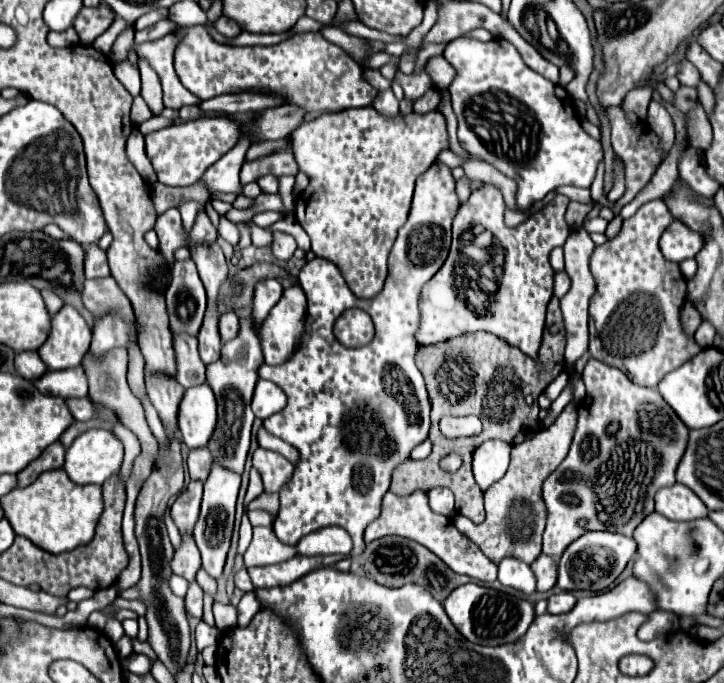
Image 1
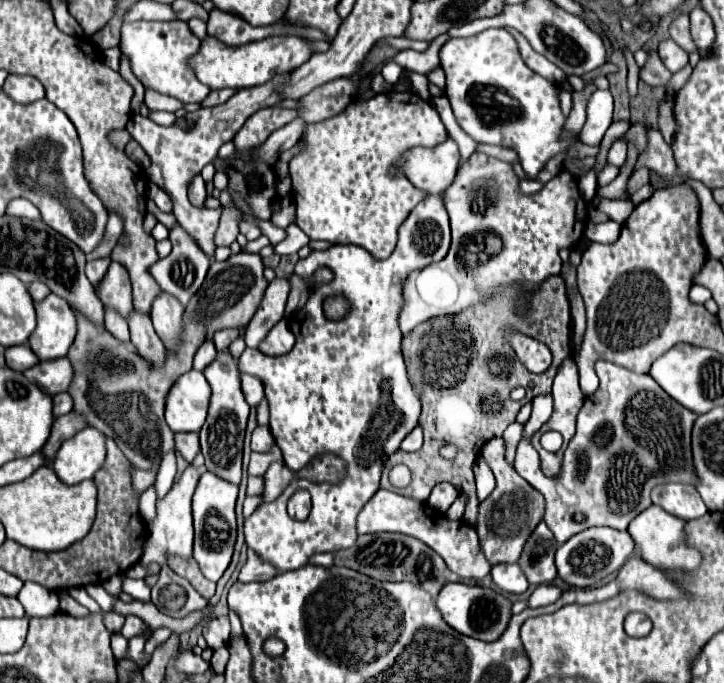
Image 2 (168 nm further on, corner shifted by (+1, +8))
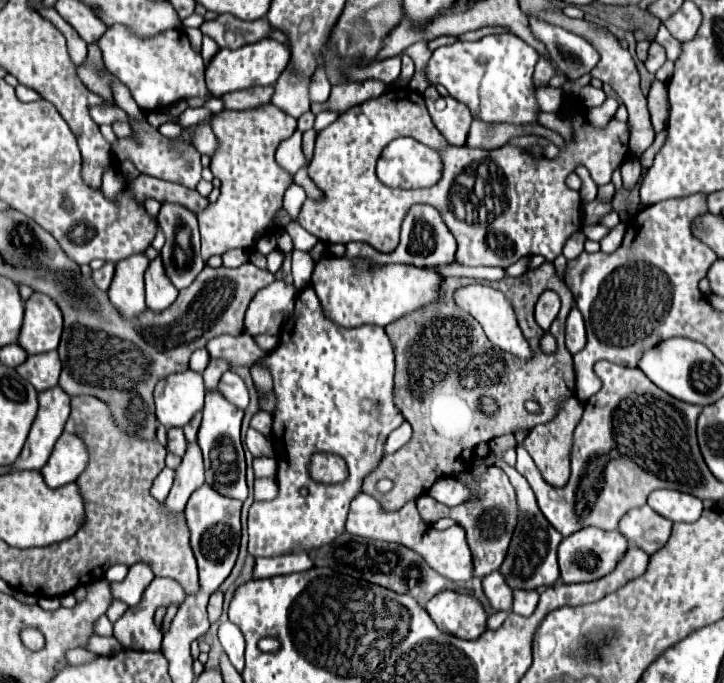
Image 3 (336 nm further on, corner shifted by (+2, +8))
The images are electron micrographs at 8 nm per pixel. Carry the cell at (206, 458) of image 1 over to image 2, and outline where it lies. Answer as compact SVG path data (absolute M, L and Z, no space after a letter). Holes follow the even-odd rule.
M193 432L175 434L175 450L177 450L187 462L193 462L195 454L201 450L201 448L199 448L199 436L193 434Z

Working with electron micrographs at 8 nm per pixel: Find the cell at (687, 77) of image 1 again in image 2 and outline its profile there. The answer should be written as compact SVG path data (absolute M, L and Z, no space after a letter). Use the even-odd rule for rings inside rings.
M663 40L659 44L657 52L659 52L659 56L661 56L661 60L663 60L663 64L665 64L665 68L669 72L677 72L677 70L681 70L689 62L687 52L683 48L679 48L673 40Z

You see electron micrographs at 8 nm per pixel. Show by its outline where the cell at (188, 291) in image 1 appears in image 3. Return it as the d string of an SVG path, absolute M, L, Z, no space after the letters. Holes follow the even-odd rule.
M162 204L158 222L166 234L166 244L160 252L160 258L164 262L164 272L178 290L184 290L196 280L196 276L204 268L204 260L200 256L200 232L198 232L196 214L192 214L190 210L178 204Z

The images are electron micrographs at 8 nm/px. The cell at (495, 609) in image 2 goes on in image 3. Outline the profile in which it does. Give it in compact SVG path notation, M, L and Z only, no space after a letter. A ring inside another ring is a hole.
M444 590L426 604L426 610L442 632L464 640L476 640L488 630L484 606L470 594Z

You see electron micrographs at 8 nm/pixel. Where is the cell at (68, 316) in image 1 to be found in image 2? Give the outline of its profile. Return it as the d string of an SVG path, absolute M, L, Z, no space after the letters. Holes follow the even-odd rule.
M49 294L45 300L35 302L37 328L29 336L29 346L39 360L55 360L67 354L67 348L75 340L77 320L71 306Z

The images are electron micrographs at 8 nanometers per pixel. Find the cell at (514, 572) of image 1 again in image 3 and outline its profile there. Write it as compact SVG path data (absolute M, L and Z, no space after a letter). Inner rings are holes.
M492 572L482 580L484 586L484 594L488 596L490 604L496 610L510 610L512 602L514 602L514 590L506 584L506 580L502 580L502 572Z

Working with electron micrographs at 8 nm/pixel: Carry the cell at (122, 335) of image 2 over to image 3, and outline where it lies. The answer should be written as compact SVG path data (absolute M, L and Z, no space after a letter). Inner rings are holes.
M106 262L100 270L94 270L94 272L92 272L94 284L96 284L100 290L104 290L104 292L108 292L108 288L110 288L110 284L112 284L112 276L114 276L114 264L112 264L112 262Z

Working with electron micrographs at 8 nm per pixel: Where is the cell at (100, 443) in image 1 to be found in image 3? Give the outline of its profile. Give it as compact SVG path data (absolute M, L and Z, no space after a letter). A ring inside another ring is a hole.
M64 432L40 472L50 488L60 488L64 484L76 482L76 478L86 470L88 460L90 456L86 444L82 444L78 436Z

